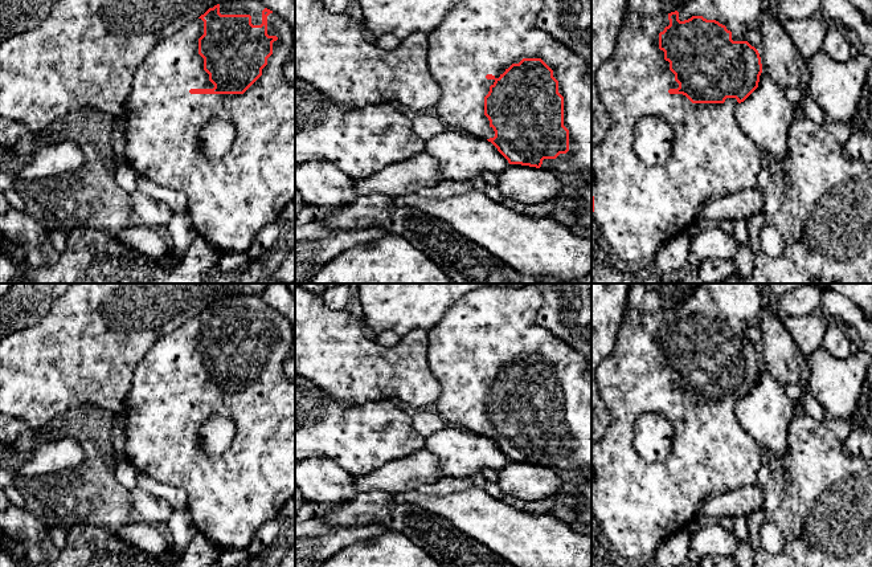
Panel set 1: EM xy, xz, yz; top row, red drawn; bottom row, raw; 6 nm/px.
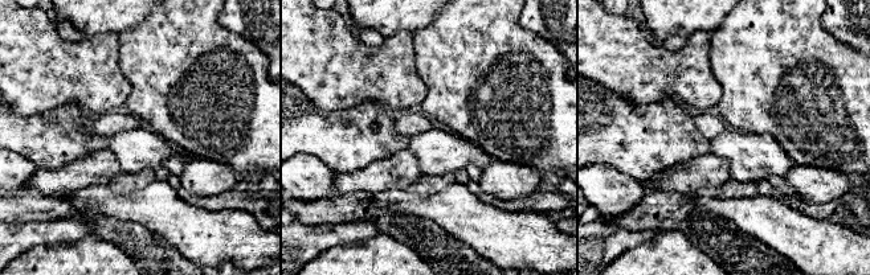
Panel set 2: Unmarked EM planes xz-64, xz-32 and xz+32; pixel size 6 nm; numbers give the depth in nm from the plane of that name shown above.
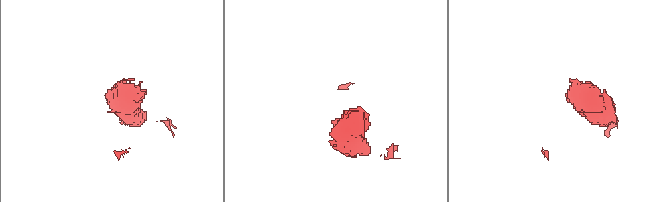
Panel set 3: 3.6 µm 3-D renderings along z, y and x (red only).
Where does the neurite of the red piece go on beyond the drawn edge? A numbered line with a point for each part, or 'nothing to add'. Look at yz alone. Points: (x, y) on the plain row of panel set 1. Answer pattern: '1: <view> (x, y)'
1: yz (638, 505)

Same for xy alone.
1: xy (230, 497)

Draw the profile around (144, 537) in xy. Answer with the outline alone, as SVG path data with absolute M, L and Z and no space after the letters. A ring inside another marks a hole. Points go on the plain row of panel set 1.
M135 522L123 526L116 531L116 534L124 541L124 543L130 543L151 555L157 556L168 550L167 541L164 538L164 529L157 526Z

